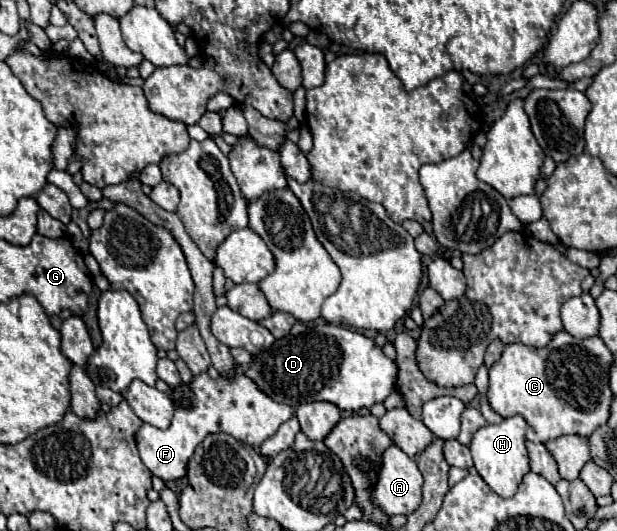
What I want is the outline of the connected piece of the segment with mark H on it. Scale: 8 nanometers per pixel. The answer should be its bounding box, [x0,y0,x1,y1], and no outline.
[471,416,529,498]

